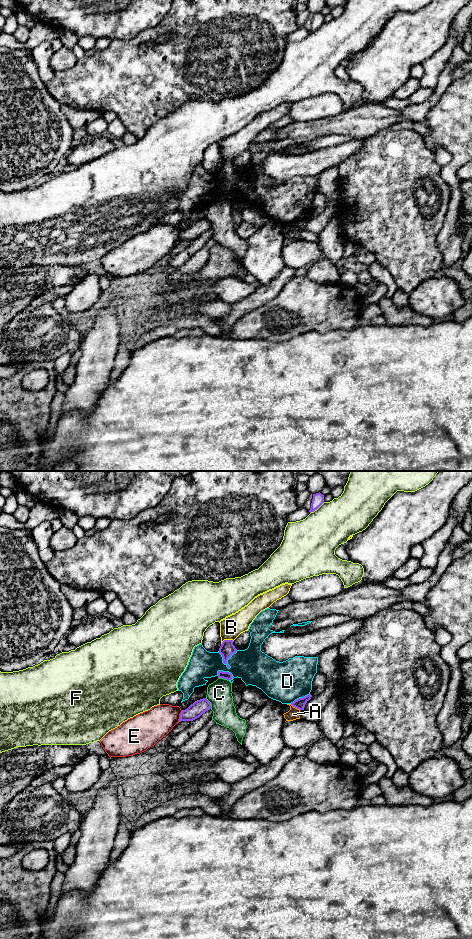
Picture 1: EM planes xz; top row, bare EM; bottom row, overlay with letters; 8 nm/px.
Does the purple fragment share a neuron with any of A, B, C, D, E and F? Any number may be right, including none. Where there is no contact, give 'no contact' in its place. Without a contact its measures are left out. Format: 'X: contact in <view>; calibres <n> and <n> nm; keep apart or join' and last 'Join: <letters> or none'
A: contact in xz; calibres 80 and 90 nm; keep apart
B: contact in xz; calibres 120 and 180 nm; keep apart
C: contact in xz; calibres 60 and 200 nm; keep apart
D: contact in xz; calibres 120 and 280 nm; keep apart
E: contact in xz; calibres 120 and 260 nm; keep apart
F: contact in xz; calibres 100 and 380 nm; keep apart
Join: none

